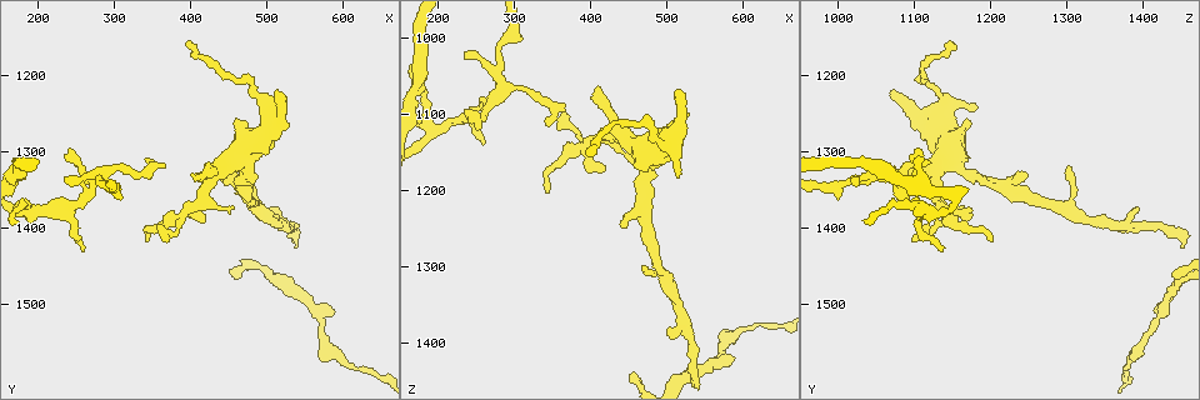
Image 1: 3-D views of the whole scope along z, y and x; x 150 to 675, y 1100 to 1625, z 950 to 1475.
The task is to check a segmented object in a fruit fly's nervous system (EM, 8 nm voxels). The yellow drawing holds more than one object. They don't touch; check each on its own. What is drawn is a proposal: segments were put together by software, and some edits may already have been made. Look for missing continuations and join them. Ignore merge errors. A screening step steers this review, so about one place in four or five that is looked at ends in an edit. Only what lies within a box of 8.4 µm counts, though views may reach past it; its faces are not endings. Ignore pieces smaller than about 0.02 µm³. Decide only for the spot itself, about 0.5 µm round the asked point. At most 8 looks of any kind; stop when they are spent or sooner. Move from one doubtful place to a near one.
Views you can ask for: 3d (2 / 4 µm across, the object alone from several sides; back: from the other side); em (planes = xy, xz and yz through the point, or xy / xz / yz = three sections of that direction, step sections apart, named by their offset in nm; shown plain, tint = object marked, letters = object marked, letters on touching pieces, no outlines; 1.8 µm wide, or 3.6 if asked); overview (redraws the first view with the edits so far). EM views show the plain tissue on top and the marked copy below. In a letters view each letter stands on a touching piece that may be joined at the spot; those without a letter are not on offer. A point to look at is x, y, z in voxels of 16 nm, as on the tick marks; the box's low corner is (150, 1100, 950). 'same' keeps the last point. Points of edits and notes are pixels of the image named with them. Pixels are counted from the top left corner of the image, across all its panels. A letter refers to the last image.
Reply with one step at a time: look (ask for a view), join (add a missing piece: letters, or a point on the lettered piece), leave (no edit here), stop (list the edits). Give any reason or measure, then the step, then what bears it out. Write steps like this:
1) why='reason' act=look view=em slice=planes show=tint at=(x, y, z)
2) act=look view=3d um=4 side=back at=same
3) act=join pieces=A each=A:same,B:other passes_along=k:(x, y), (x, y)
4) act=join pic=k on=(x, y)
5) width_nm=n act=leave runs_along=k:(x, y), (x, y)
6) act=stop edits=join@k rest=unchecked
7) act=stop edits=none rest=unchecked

why='branch stops here' act=look view=em slice=xz step=8 show=tint at=(505, 1370, 1395)

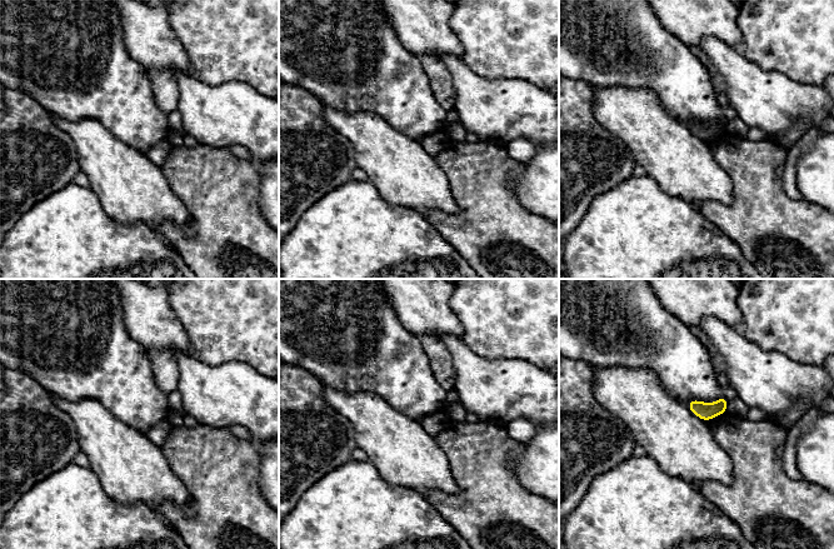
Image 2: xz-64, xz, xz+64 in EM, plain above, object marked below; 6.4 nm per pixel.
why='see the neighbours' act=look view=em slice=xz step=8 show=letters at=same

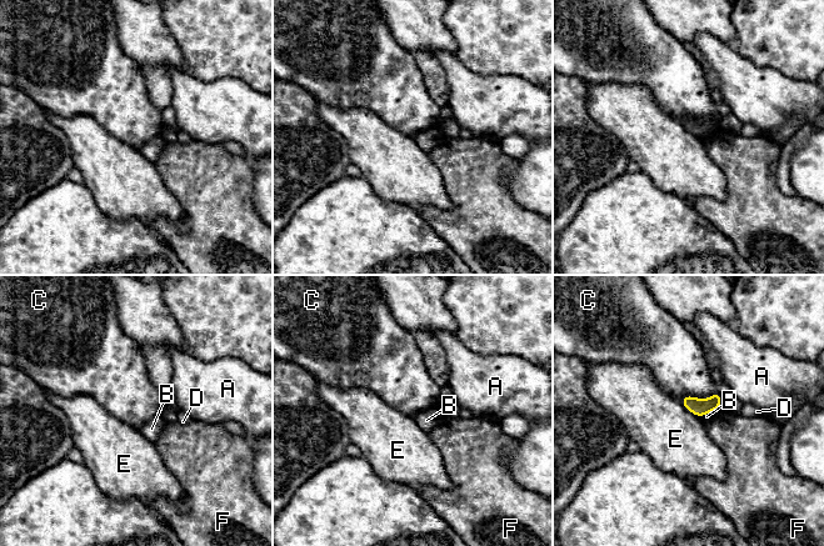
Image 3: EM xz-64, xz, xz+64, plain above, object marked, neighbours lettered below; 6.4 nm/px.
longest_contact=C:240nm act=leave each=A:other,B:other,C:other,D:other,E:other,F:other border=3:(715, 392), (682, 401) found='no lettered piece goes on from it'

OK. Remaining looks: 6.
why='sharp bend' act=look view=em slice=planes show=tint at=(285, 1330, 1065)

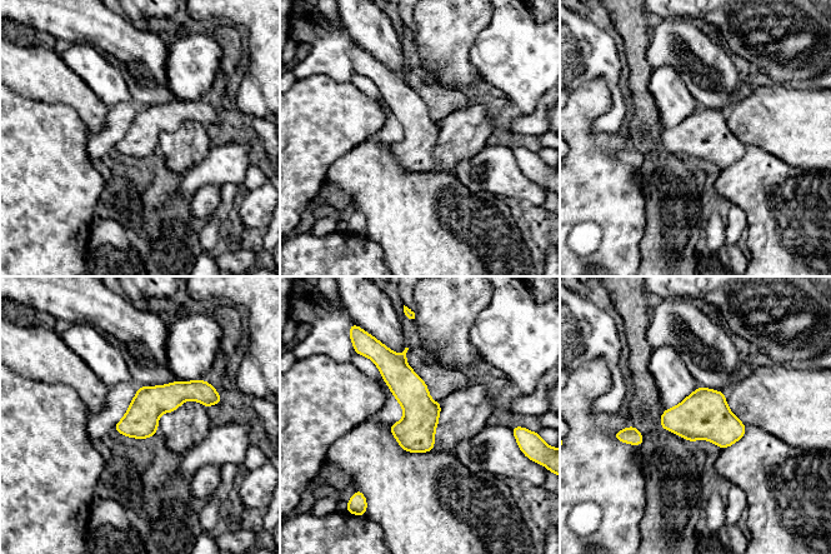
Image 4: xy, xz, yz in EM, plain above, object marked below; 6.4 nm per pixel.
act=look view=em slice=planes show=letters at=same

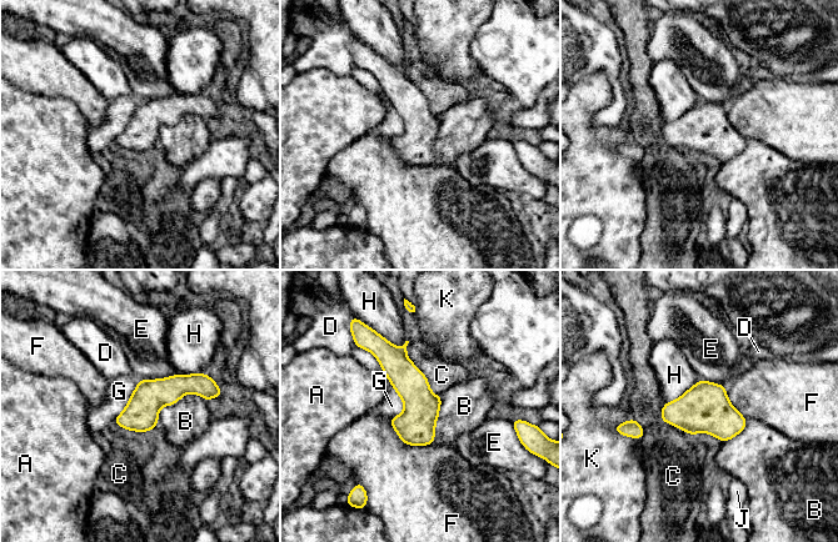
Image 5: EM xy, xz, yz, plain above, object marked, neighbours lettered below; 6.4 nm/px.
longest_contact=G:500nm act=leave each=A:other,B:other,C:other,D:other,E:other,F:other,G:other,H:other,J:other,K:other found='none of them fits'

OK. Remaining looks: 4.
act=look view=em slice=planes show=letters at=(405, 1335, 1065)

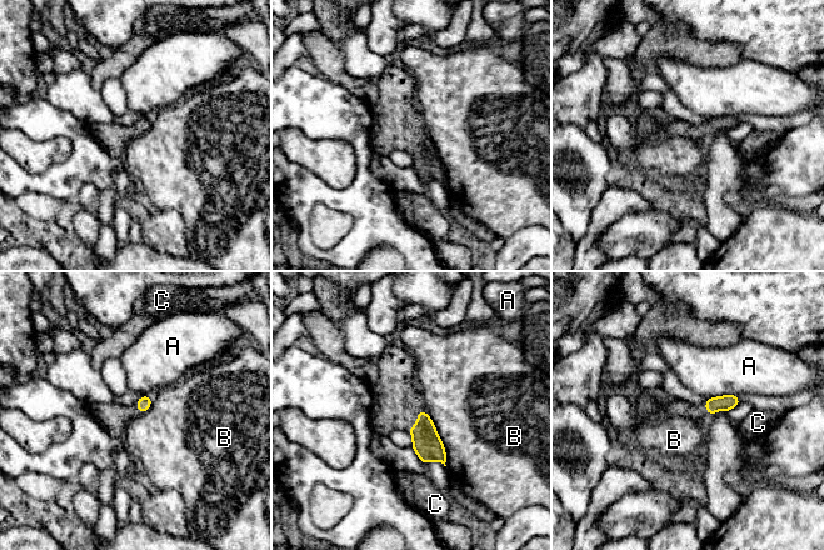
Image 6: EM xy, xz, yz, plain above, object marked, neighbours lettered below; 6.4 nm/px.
act=leave each=A:other,B:other,C:other border=6:(422, 410), (442, 441), (445, 466) found='no lettered piece goes on from it'

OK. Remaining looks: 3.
act=stop edits=none rest=unchecked

